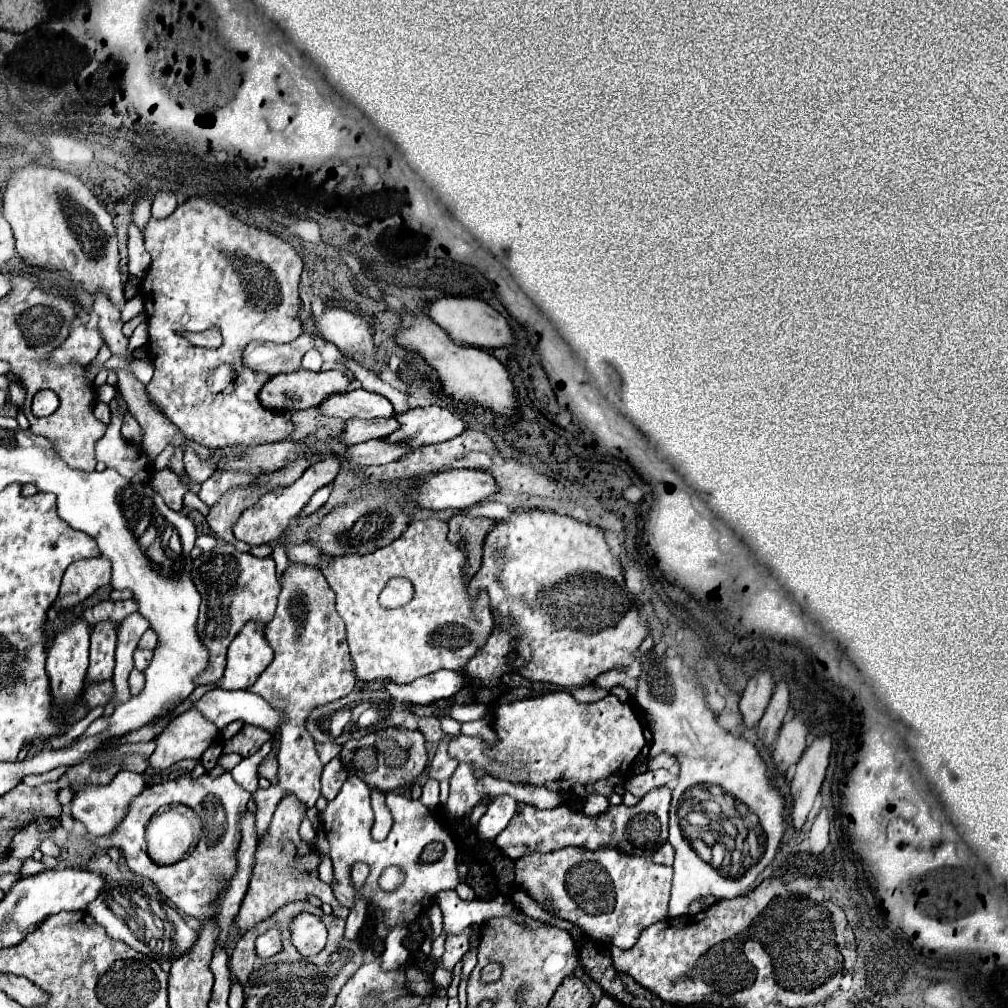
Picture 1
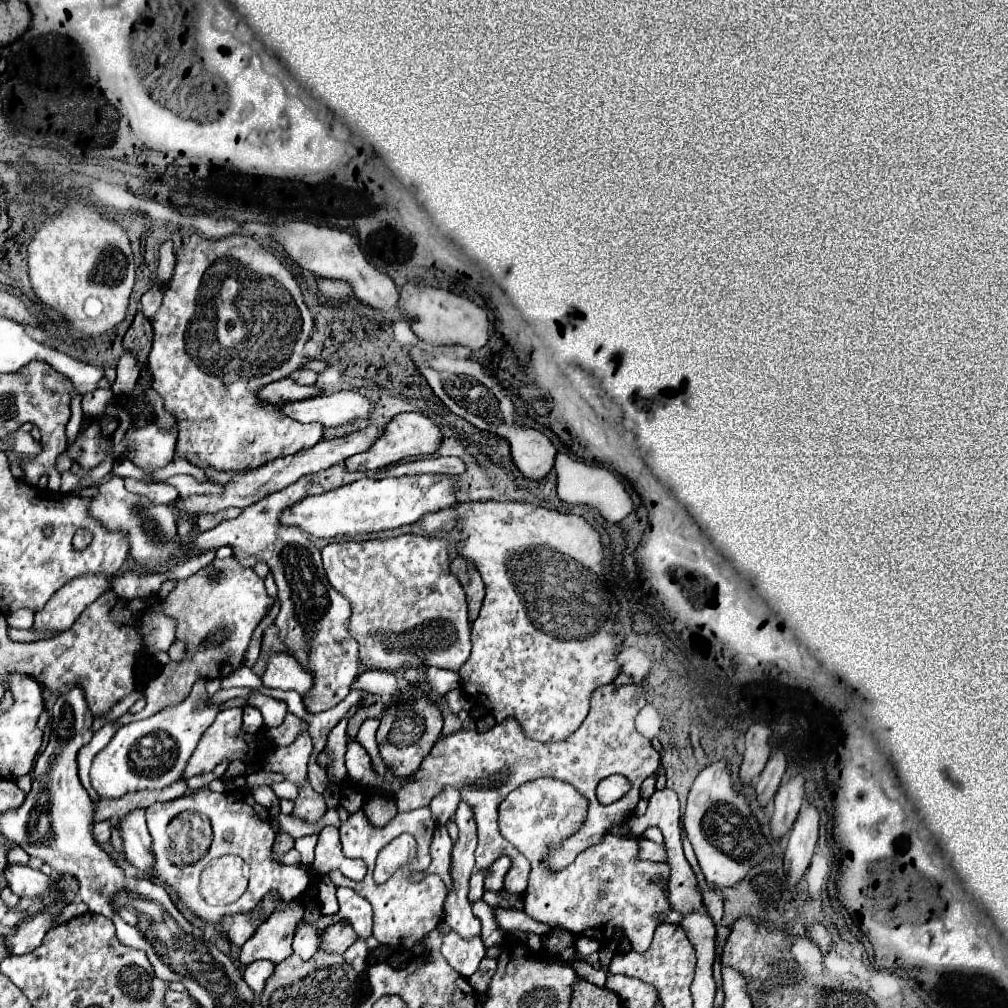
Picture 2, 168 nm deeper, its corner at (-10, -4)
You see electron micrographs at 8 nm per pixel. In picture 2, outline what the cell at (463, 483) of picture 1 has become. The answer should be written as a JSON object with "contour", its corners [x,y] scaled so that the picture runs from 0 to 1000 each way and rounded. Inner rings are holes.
{"contour":[[[397,472],[397,474],[381,474],[369,476],[359,474],[339,484],[325,486],[315,492],[304,492],[294,500],[286,502],[278,518],[282,522],[294,522],[300,528],[306,528],[312,534],[333,534],[333,532],[353,532],[367,530],[385,524],[395,524],[401,520],[409,520],[417,516],[421,510],[435,508],[452,500],[452,474],[450,472]]]}

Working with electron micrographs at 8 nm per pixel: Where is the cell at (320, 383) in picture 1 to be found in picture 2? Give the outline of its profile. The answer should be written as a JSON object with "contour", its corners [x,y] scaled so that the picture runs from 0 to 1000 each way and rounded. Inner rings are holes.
{"contour":[[[282,375],[276,379],[268,379],[264,383],[260,383],[256,387],[256,395],[260,395],[260,399],[268,399],[268,401],[282,401],[288,397],[302,397],[308,393],[317,391],[315,385],[312,383],[296,383],[290,375]]]}

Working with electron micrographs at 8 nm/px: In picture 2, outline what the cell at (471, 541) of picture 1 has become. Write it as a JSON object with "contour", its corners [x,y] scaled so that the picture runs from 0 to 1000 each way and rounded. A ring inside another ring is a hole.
{"contour":[[[450,554],[446,560],[450,571],[454,573],[454,577],[458,579],[460,587],[462,587],[462,597],[464,597],[464,615],[466,619],[474,613],[474,607],[478,603],[478,595],[480,595],[480,577],[476,573],[476,569],[470,565],[470,562],[466,562],[466,558],[462,558],[460,554]]]}

